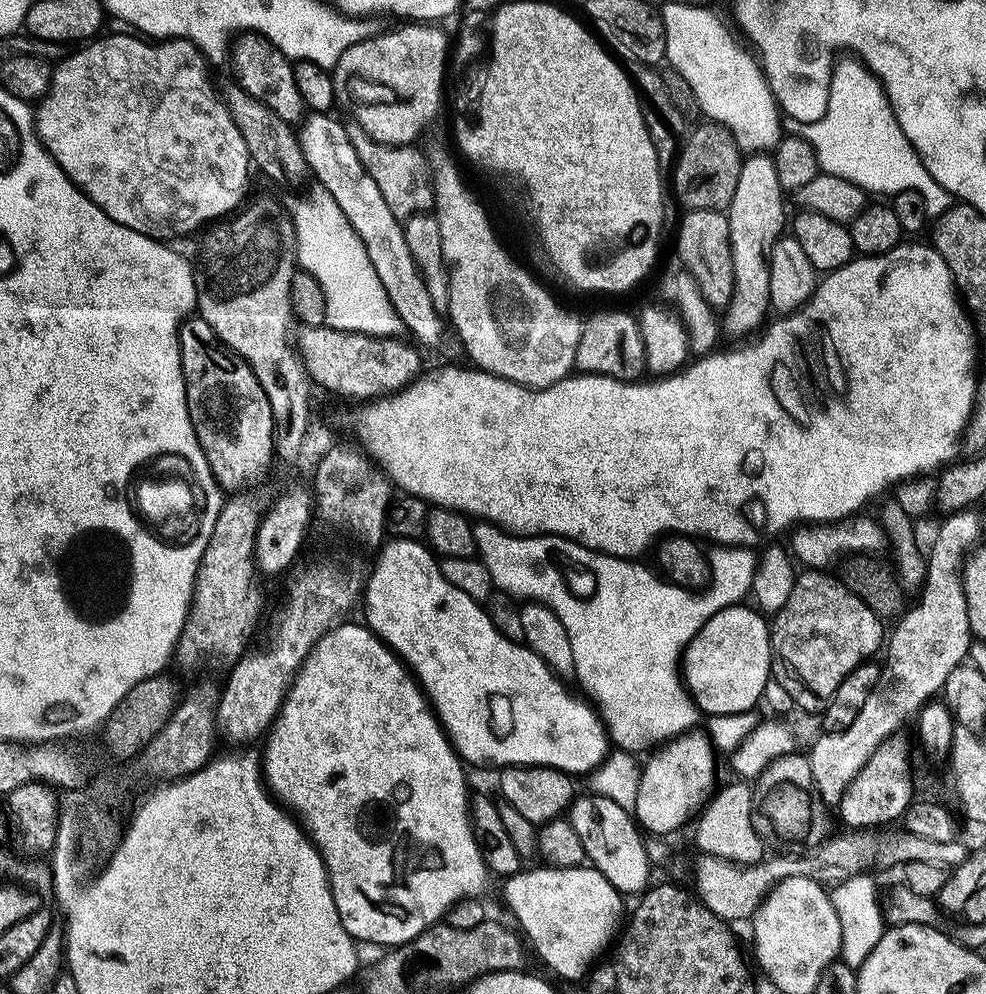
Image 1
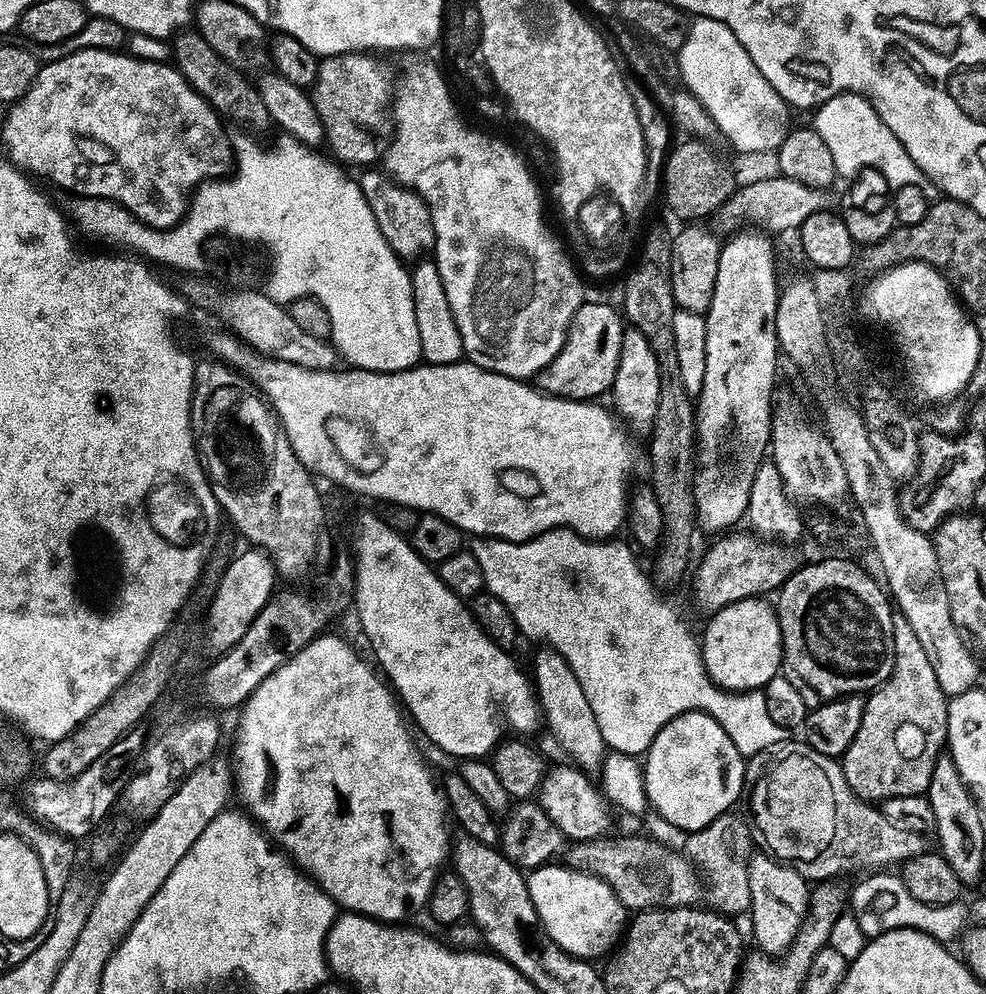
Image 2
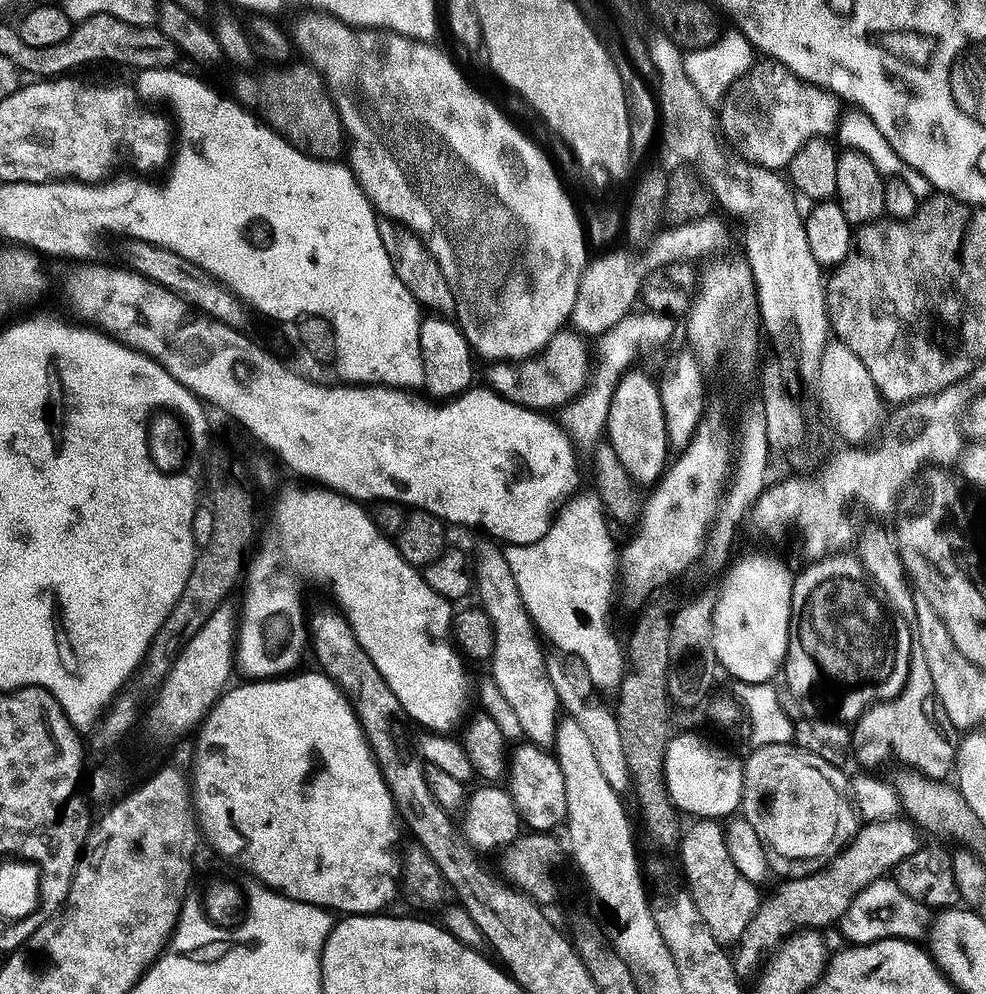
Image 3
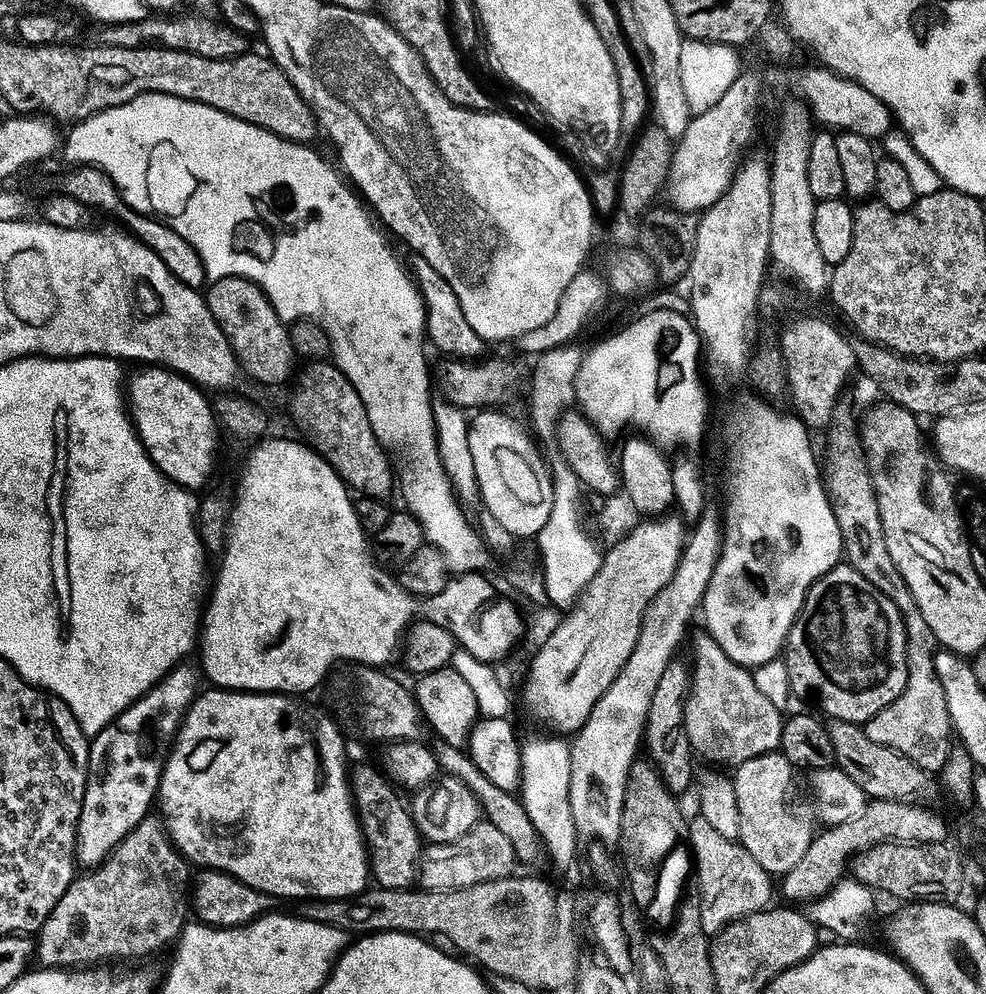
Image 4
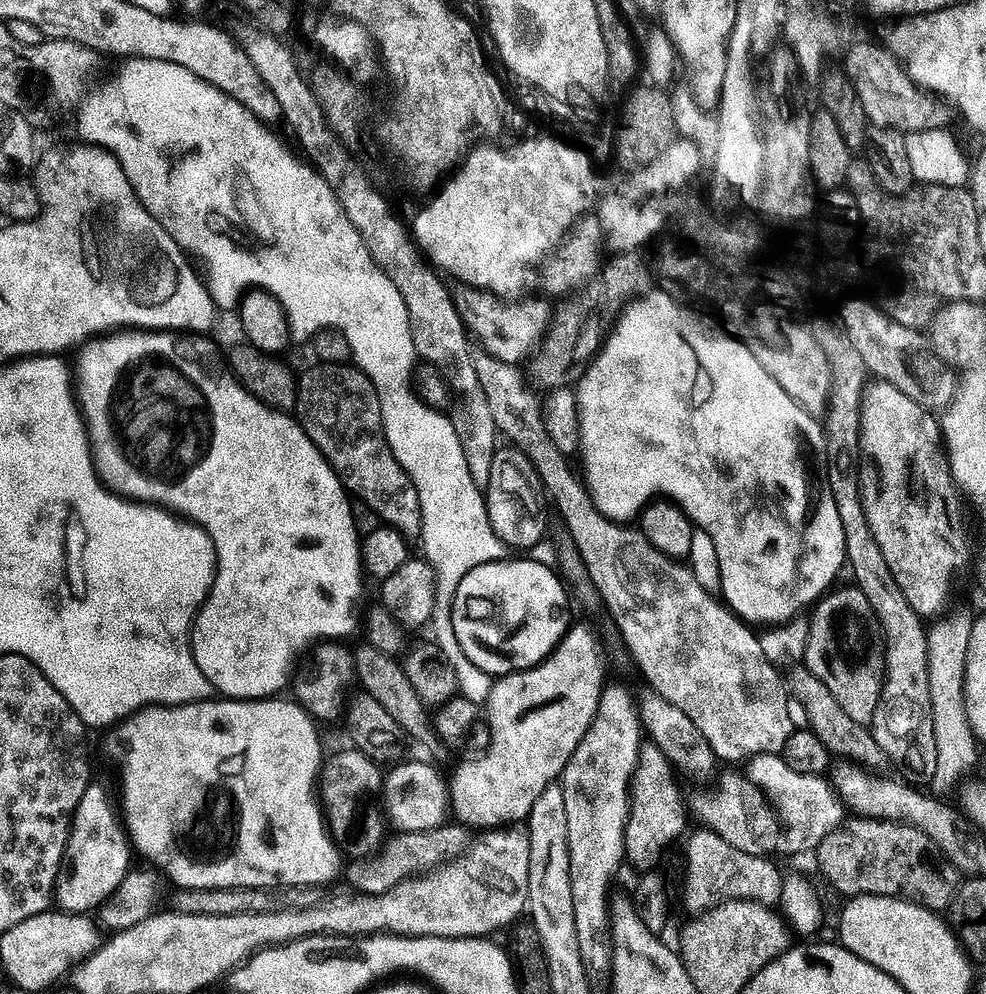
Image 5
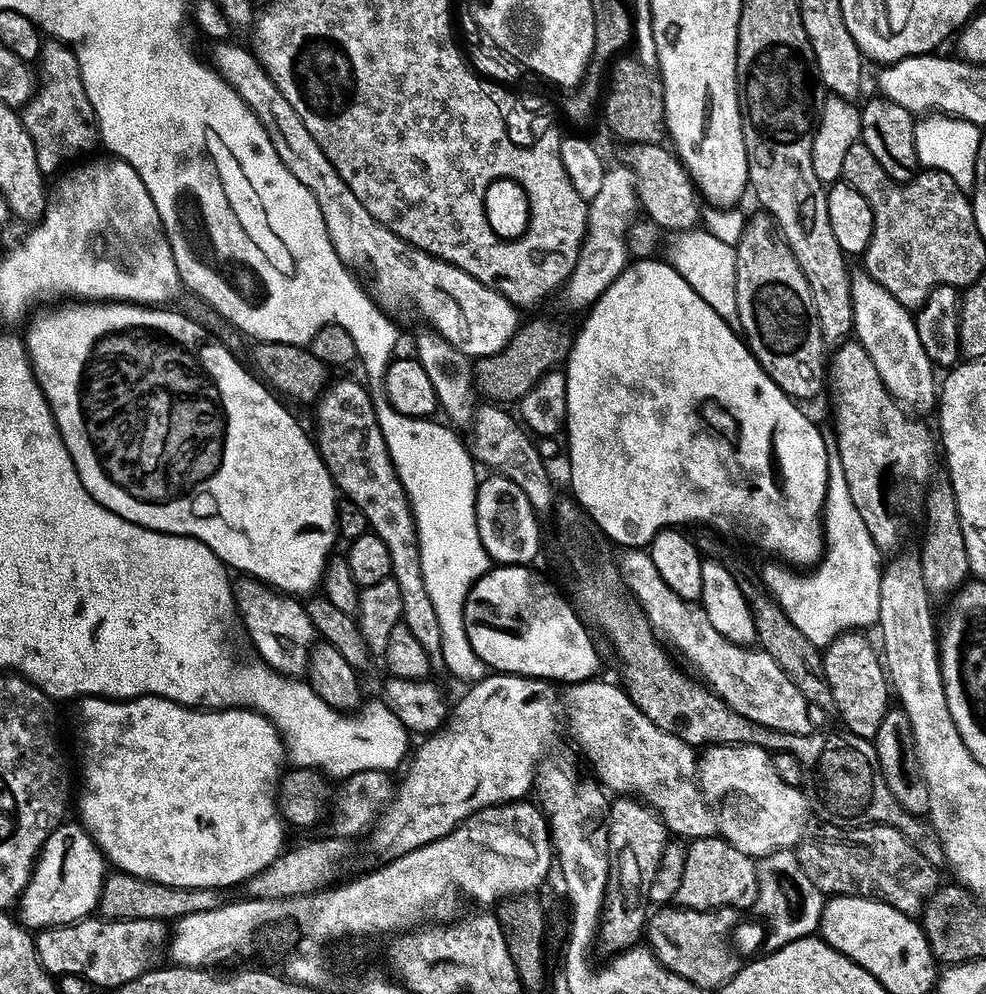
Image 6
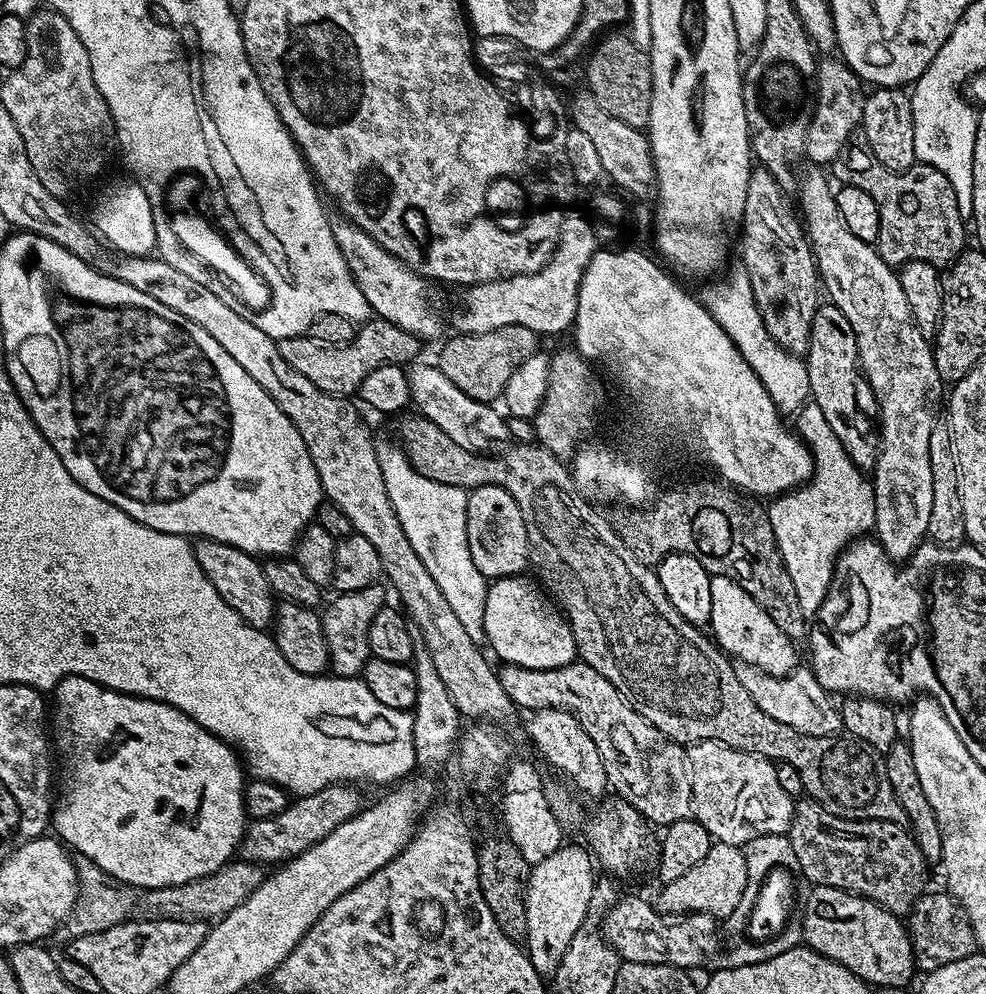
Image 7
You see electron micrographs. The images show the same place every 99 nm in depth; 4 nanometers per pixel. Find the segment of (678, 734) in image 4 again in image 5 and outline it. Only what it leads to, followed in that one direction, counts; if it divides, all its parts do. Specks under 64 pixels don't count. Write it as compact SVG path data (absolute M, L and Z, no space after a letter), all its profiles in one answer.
M641 743L640 761L632 775L628 825L624 831L627 863L632 863L640 874L651 873L657 867L655 864L663 858L664 848L670 847L680 835L683 837L689 831L690 808L686 803L686 796L684 800L684 792L680 789L676 776L678 777L677 769L656 744Z

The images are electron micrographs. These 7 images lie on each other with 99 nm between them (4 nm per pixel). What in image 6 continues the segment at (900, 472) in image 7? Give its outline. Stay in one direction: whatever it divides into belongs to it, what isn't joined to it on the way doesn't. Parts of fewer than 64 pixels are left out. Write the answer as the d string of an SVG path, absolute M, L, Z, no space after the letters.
M860 270L858 274L853 275L852 279L852 311L850 313L850 324L856 327L855 339L867 350L874 366L878 366L878 374L882 378L887 395L892 396L895 400L900 401L901 405L909 409L917 408L920 412L928 412L937 407L938 404L938 378L936 382L937 369L933 362L926 354L926 349L922 346L922 341L918 336L918 326L916 317L909 309L894 298L874 278L870 278L867 272Z

